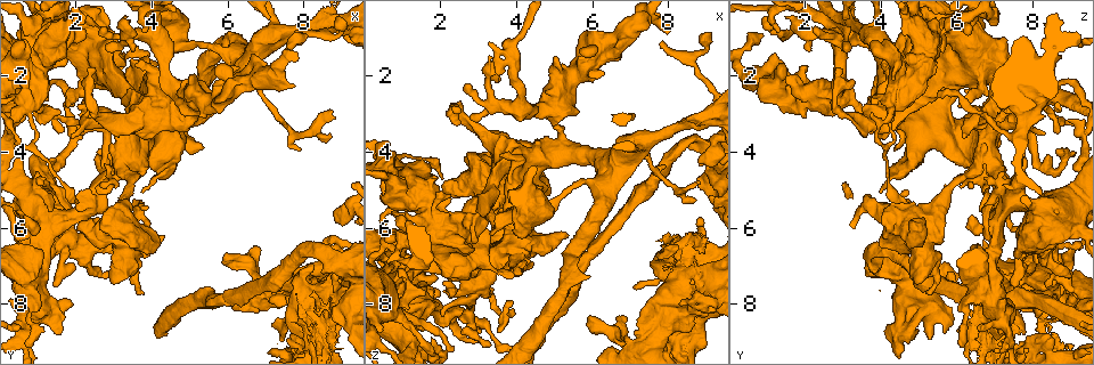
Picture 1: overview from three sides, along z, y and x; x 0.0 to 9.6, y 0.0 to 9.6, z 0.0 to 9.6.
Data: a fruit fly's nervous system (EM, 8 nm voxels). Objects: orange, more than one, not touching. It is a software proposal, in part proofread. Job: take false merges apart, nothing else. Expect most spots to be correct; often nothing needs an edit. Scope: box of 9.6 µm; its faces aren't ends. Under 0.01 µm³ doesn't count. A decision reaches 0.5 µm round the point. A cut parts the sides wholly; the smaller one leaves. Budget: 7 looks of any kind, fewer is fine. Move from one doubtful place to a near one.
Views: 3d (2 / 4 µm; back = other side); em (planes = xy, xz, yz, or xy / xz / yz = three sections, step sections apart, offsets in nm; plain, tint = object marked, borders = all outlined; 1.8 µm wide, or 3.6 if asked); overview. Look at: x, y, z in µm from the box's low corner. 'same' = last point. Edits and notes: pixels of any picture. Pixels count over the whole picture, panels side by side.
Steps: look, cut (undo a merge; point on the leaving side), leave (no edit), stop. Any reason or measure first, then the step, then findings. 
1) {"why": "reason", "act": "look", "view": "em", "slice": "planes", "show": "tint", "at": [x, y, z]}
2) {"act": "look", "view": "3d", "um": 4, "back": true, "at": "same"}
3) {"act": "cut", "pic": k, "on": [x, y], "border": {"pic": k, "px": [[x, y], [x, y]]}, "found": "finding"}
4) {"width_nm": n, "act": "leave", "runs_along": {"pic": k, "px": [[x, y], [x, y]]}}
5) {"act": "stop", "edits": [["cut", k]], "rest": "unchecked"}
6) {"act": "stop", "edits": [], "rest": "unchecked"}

{"why": "sharp bend", "act": "look", "view": "em", "um": 3.6, "slice": "planes", "show": "borders", "at": [0.75, 2.65, 8.05]}

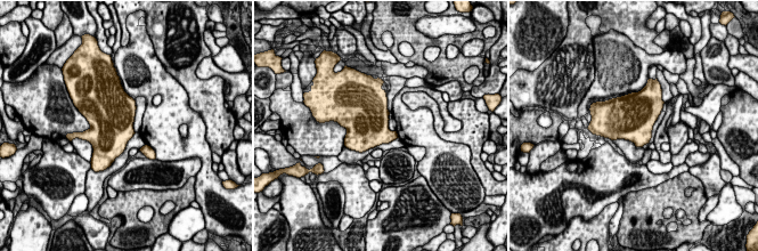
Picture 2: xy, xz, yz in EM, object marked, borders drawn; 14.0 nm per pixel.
{"act": "leave", "found": "all the same neuron"}

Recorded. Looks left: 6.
{"why": "touches itself", "act": "look", "view": "em", "um": 3.6, "slice": "planes", "show": "tint", "at": [2.50, 1.20, 6.05]}

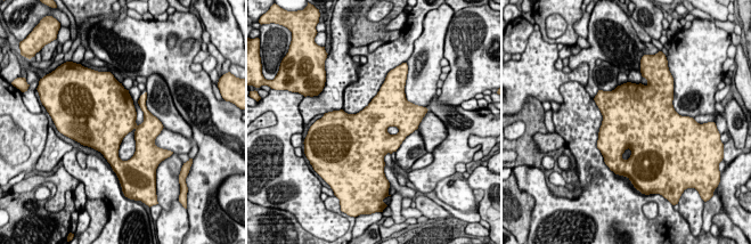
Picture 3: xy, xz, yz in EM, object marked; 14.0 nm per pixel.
{"width_nm": 650, "act": "leave", "found": "continuous, no second neuron"}

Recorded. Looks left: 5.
{"why": "four arms meet", "act": "look", "view": "em", "slice": "planes", "show": "tint", "at": [6.95, 7.55, 9.05]}

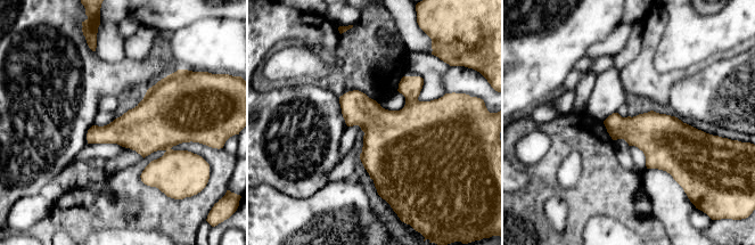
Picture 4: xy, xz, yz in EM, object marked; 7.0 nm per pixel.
{"width_nm": 300, "act": "leave", "found": "continuous, no second neuron"}

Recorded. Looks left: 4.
{"act": "stop", "edits": [], "rest": "unchecked"}

